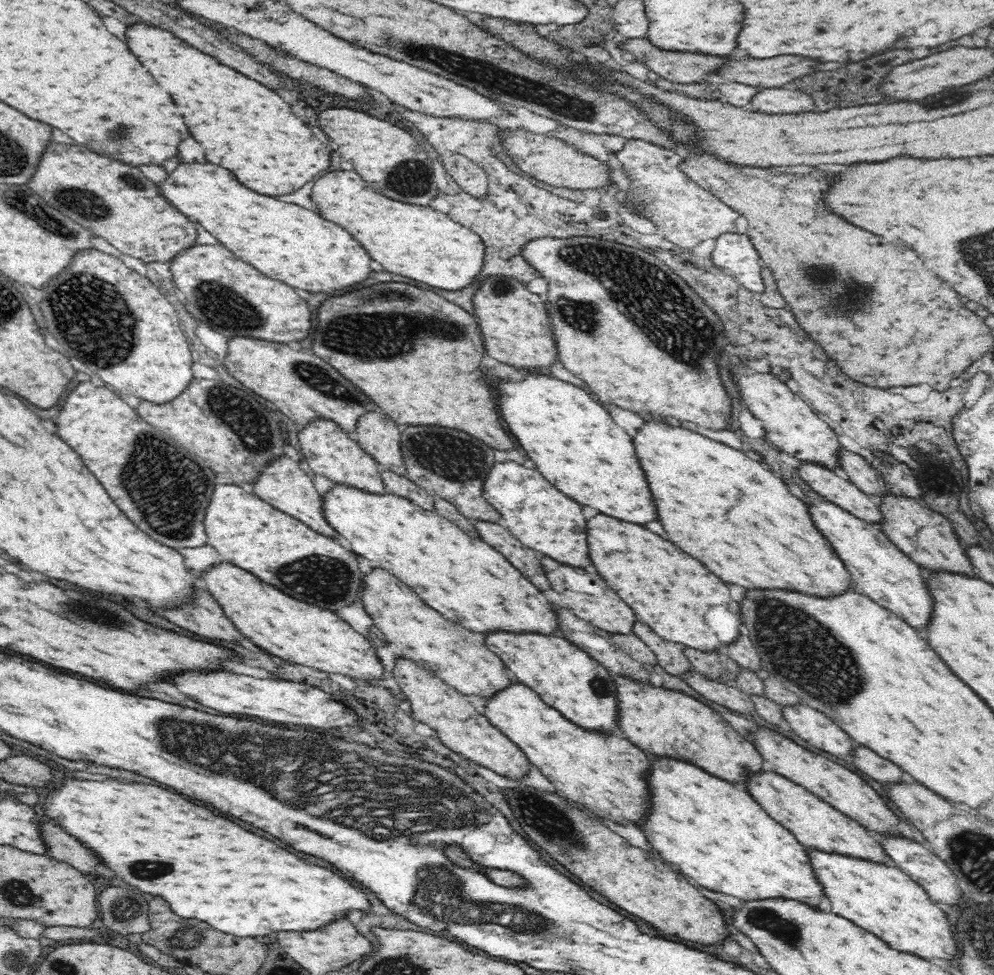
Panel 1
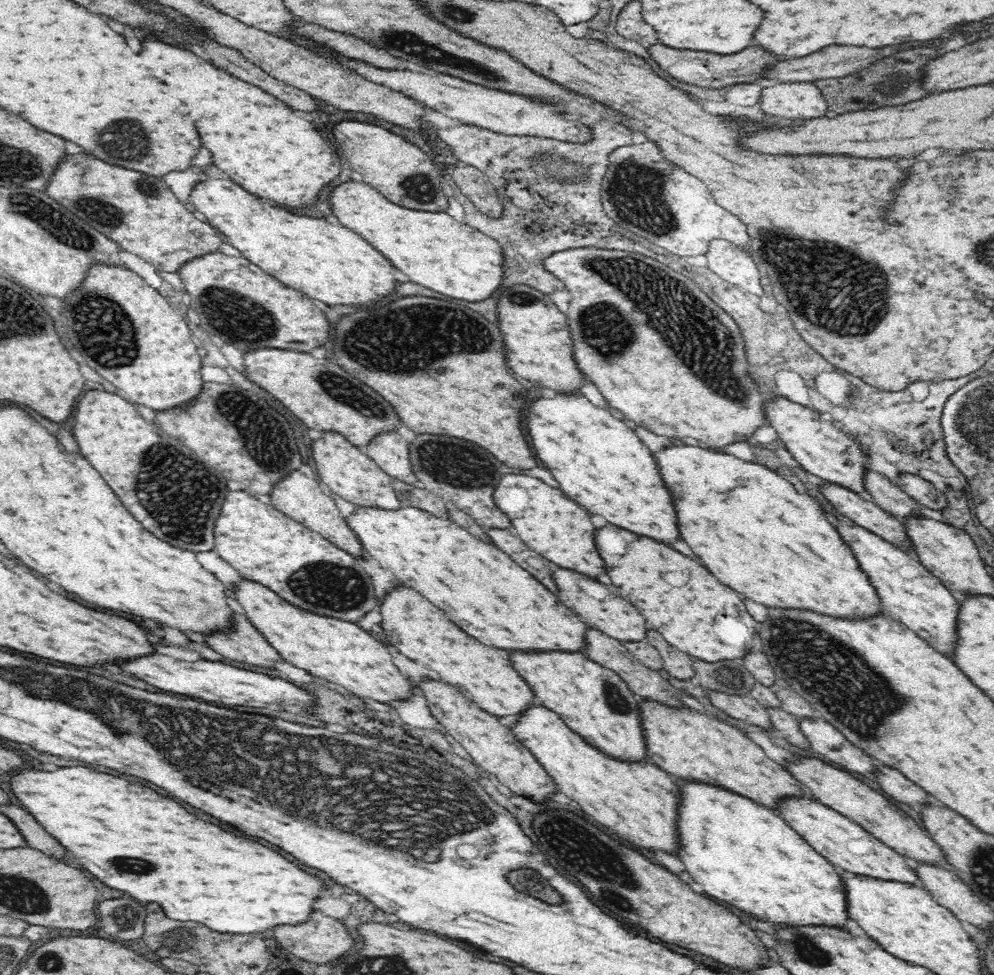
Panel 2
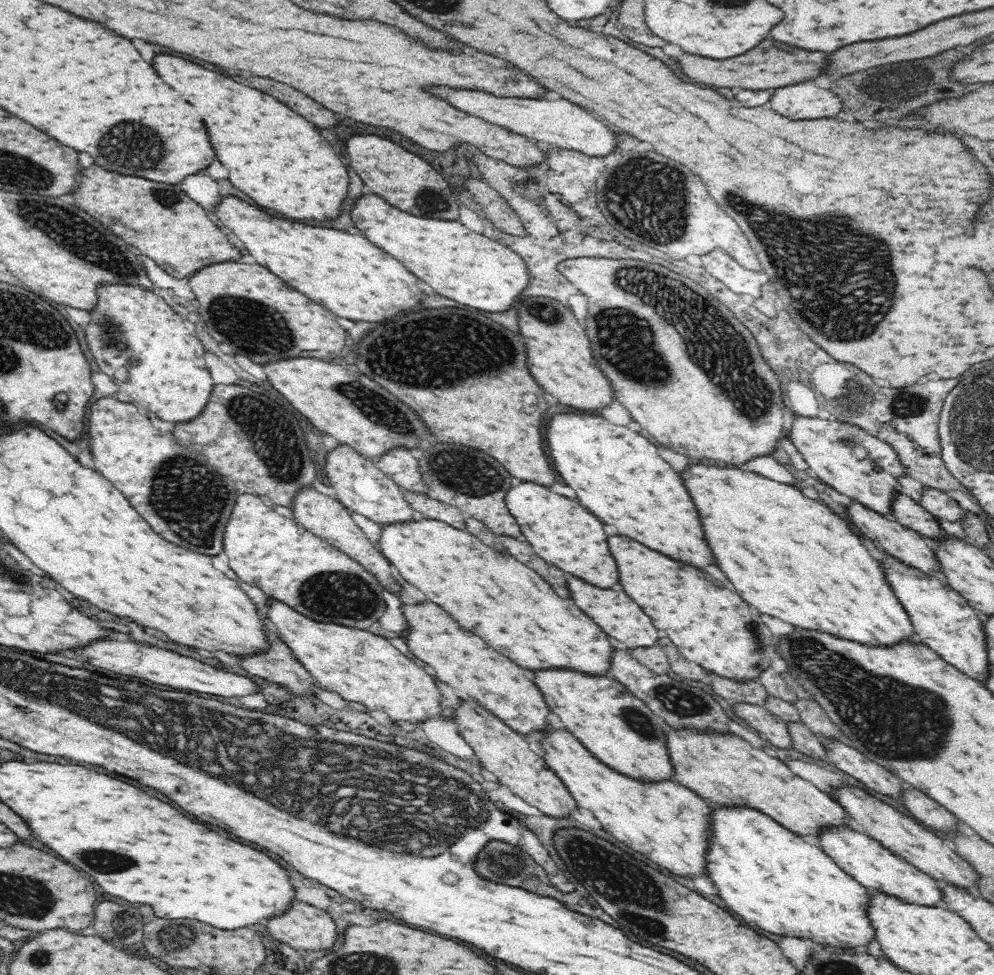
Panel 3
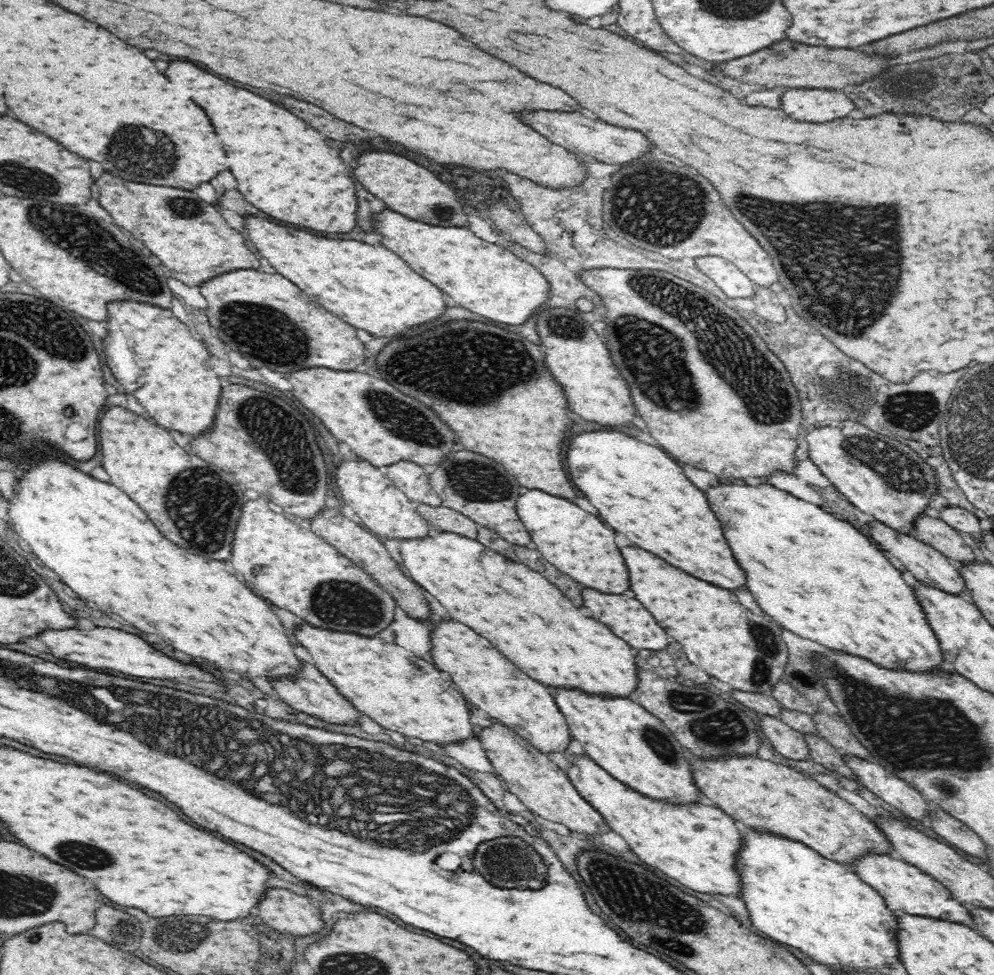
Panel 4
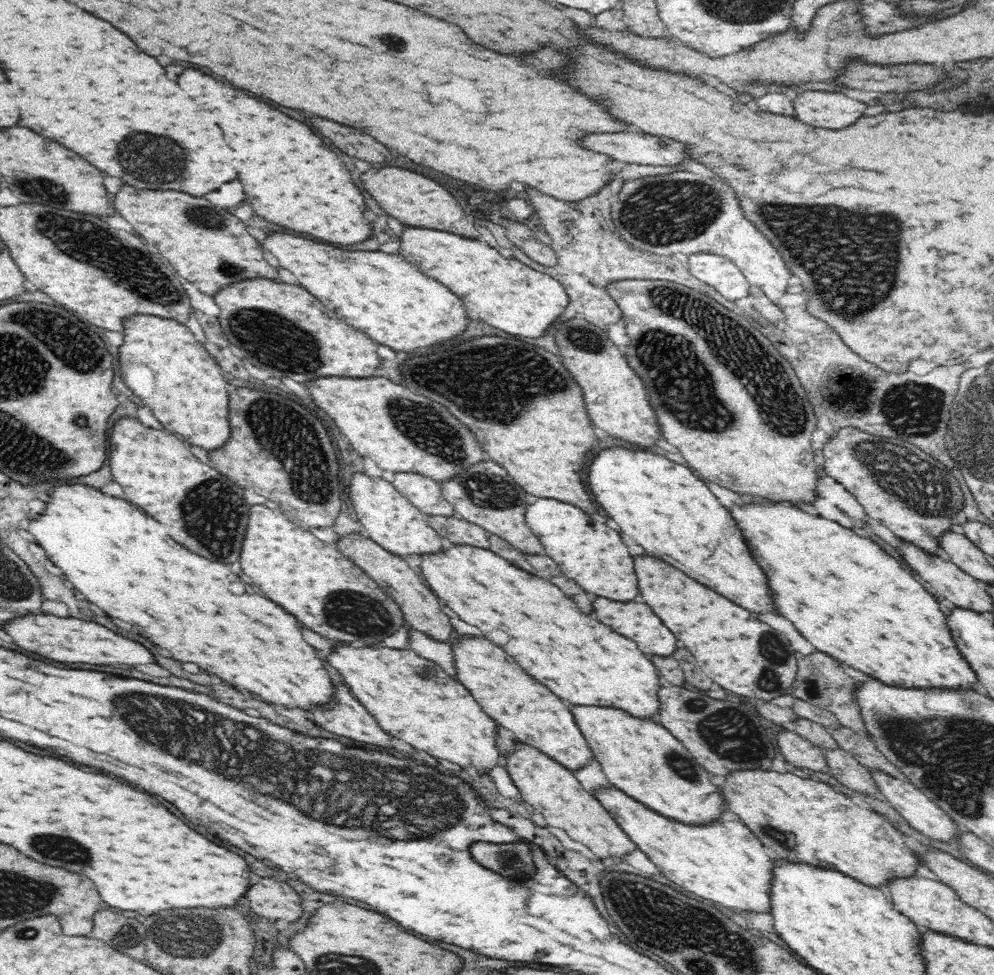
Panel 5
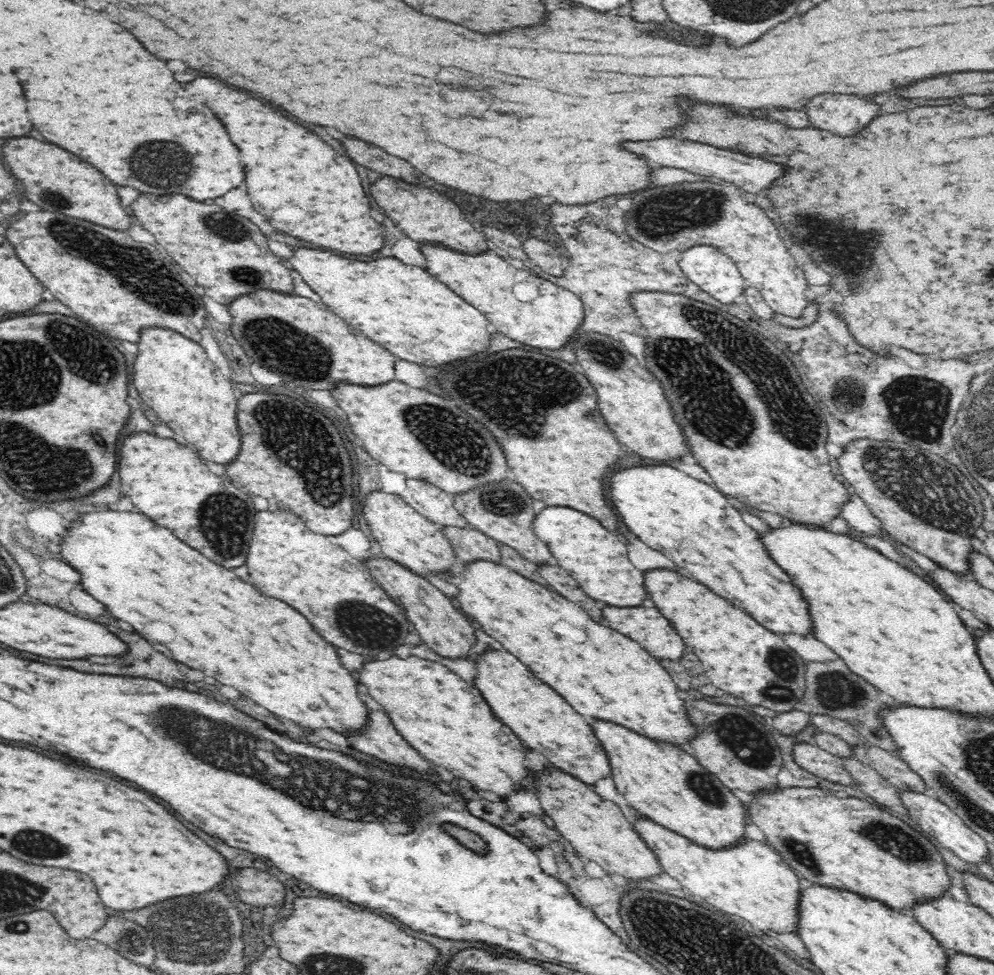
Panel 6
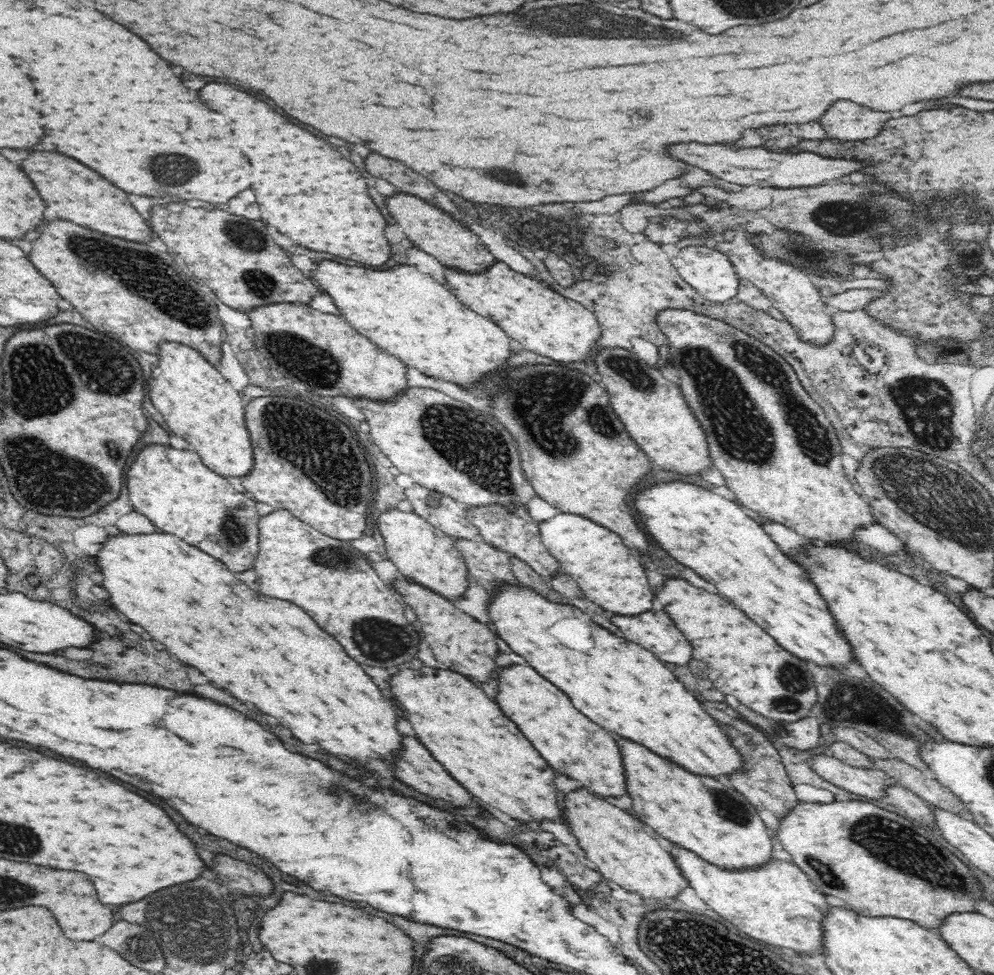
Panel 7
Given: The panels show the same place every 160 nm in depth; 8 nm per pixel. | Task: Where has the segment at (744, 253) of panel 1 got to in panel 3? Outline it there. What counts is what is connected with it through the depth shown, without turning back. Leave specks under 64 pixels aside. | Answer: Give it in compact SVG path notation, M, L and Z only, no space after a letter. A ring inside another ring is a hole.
M712 250L701 258L704 269L714 278L718 278L728 290L736 294L760 296L760 286L764 284L764 274L752 273L721 250Z

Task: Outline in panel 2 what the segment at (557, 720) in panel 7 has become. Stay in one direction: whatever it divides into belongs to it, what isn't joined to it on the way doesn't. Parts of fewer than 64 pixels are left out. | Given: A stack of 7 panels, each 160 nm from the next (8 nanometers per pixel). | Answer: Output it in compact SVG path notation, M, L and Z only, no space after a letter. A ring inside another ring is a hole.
M405 585L398 586L394 592L386 593L386 600L378 611L390 644L410 660L436 671L442 681L474 701L482 710L500 718L522 717L534 706L536 695L515 670L509 651L488 648L476 638L464 634L464 630L452 624L440 608L430 604L419 592Z

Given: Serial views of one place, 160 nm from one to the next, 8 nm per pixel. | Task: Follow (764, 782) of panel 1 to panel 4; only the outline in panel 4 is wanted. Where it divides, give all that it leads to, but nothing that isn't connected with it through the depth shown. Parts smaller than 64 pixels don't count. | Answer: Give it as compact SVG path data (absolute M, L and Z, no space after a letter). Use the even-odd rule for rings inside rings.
M869 855L856 862L853 870L860 874L864 882L879 890L890 910L905 916L945 920L972 929L976 927L976 921L969 906L954 898L948 887L943 886L939 880L910 863L890 856Z

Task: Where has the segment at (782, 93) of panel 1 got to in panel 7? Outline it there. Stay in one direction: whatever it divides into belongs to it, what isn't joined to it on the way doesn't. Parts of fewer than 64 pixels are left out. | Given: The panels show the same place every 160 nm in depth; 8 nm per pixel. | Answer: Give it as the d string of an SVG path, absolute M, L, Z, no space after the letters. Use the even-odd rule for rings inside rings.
M842 100L842 102L836 102L828 110L828 116L824 116L824 120L820 122L830 138L842 138L848 142L856 142L856 140L878 136L884 130L884 124L892 118L896 116L886 114L886 112L882 114L882 112L864 110L862 106Z

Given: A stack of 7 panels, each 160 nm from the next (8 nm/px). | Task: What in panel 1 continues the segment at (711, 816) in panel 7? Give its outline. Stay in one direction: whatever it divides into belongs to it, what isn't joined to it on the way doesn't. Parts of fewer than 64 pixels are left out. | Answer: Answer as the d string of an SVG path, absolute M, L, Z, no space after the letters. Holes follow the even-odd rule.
M506 633L485 637L487 646L504 661L514 680L529 686L548 706L563 714L566 720L587 732L604 734L606 737L621 735L618 685L615 678L584 649L570 643L563 636L544 637L542 634Z

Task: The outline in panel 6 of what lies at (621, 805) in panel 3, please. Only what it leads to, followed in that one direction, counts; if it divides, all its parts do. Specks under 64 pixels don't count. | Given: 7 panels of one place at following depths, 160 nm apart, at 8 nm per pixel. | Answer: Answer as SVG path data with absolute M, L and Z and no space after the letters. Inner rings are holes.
M643 817L638 818L634 826L658 855L664 872L678 879L692 896L720 912L742 918L756 932L767 932L773 936L800 934L803 908L800 878L772 846L746 838L734 848L713 852Z

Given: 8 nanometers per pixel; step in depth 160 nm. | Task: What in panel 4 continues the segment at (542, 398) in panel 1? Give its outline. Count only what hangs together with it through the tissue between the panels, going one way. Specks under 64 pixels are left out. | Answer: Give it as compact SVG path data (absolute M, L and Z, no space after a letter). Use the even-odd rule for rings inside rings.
M600 430L596 434L574 436L568 450L568 470L573 483L589 502L604 516L606 522L620 534L626 534L636 546L650 550L686 574L710 582L718 588L740 592L748 590L748 576L724 536L724 528L708 504L707 494L695 485L684 472L681 464L666 451L646 444L632 434L618 430Z

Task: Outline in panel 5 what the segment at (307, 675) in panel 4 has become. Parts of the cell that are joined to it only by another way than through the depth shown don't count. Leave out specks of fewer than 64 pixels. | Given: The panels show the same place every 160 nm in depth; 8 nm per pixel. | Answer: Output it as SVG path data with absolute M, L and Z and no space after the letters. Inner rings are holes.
M336 672L334 678L336 678L336 700L338 700L338 702L334 702L334 704L338 704L338 706L336 706L336 708L330 708L330 706L324 708L324 706L322 706L320 710L318 710L318 708L312 710L310 714L312 714L314 722L318 720L316 724L321 728L326 729L332 734L342 736L345 740L352 740L352 744L358 742L358 744L362 744L362 746L366 744L366 746L370 746L370 748L394 748L392 735L384 731L384 729L378 725L376 717L372 716L372 714L368 712L367 707L352 693L350 687L346 684L346 679L342 678L342 674Z

